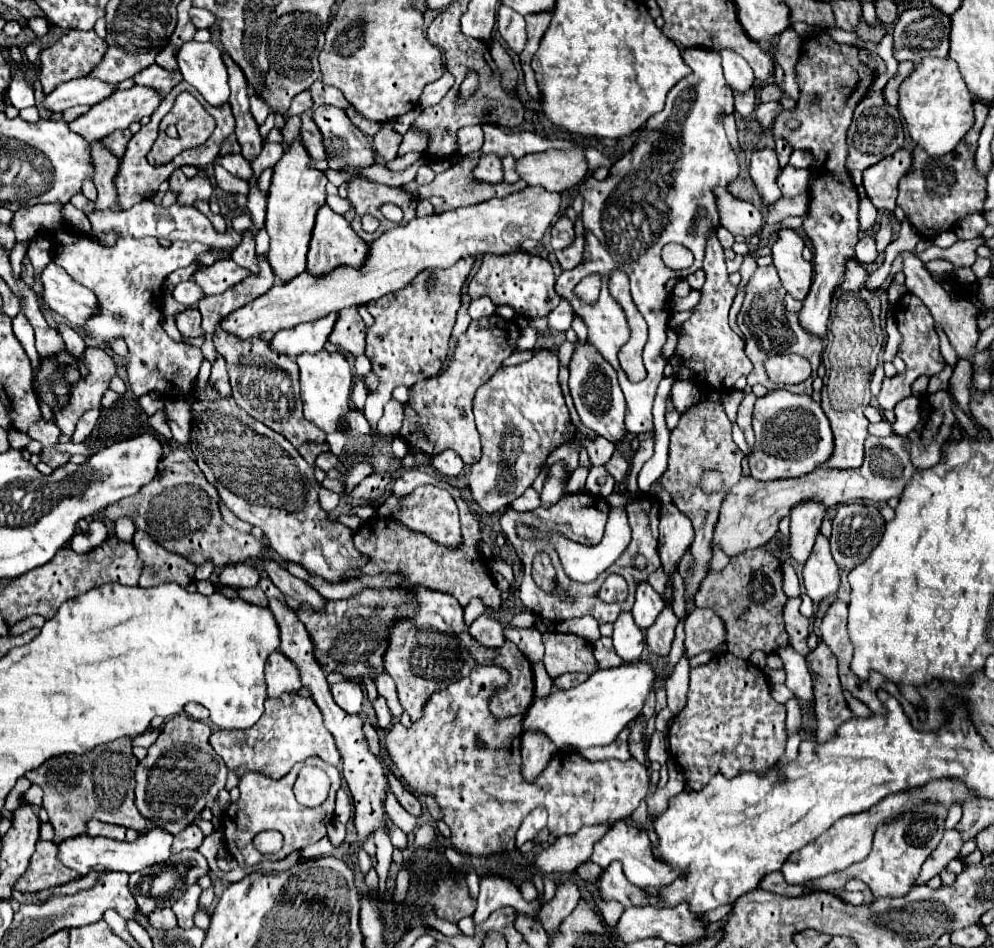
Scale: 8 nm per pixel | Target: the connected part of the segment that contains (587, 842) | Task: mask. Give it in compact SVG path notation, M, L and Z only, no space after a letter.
M613 822L601 826L585 826L575 834L561 836L537 856L537 870L551 872L573 872L581 862L591 858L593 846L605 836L605 832L613 826Z

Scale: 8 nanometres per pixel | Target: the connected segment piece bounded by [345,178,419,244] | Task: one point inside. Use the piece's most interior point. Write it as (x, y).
(366, 196)

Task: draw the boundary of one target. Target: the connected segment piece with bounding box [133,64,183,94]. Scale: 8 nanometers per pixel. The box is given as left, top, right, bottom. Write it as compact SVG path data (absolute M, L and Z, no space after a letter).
M153 64L153 66L145 68L145 70L141 70L141 72L139 72L137 76L133 76L133 78L135 78L137 84L155 88L155 90L159 90L161 94L169 94L169 90L173 90L173 86L177 86L177 84L183 80L179 70L169 72L169 70L161 68L161 66L157 66L157 64Z

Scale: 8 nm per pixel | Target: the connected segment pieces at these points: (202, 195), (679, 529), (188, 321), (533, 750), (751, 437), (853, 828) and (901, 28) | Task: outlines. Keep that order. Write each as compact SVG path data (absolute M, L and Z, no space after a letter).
M177 168L171 178L169 178L171 190L179 192L179 204L183 206L193 206L195 200L209 200L213 194L213 186L207 178L207 174L199 172L195 178L187 178L181 168Z
M661 504L661 522L659 522L659 558L663 572L667 574L667 588L665 588L665 602L667 606L673 604L673 574L679 568L681 558L685 556L687 548L693 542L693 526L685 514L677 510L675 504Z
M197 308L177 314L177 328L183 334L183 338L201 338L205 332L201 330L201 314Z
M525 732L523 742L521 742L523 778L527 782L535 782L535 778L541 774L541 770L545 770L545 766L549 764L549 758L553 758L553 754L557 754L557 748L553 746L551 740L547 740L543 734Z
M753 392L745 394L745 398L743 398L741 406L739 406L739 414L737 414L737 426L743 430L749 448L753 448L753 444L755 444L755 435L752 428L752 413L755 400L757 400L757 396Z
M937 780L937 782L929 782L929 786L921 786L921 788L913 788L901 794L891 794L887 798L883 798L877 806L873 806L873 810L865 810L865 814L853 814L853 816L845 816L841 820L837 820L825 834L821 834L821 838L815 838L813 842L809 842L809 846L803 846L801 850L795 850L785 866L783 866L783 876L789 884L805 884L809 880L821 878L825 874L831 872L841 872L845 868L849 868L855 862L861 862L863 858L869 856L871 850L871 842L873 842L873 832L879 824L895 818L897 814L901 814L903 810L915 806L915 804L927 804L927 802L941 802L945 808L951 808L953 802L963 804L965 798L971 798L973 794L961 786L961 782L947 782L947 780Z
M929 4L929 8L927 6L909 8L895 22L893 38L895 38L895 58L899 62L911 60L911 62L919 64L925 56L947 58L947 54L949 54L949 14L941 14L941 10L937 10L931 4Z

